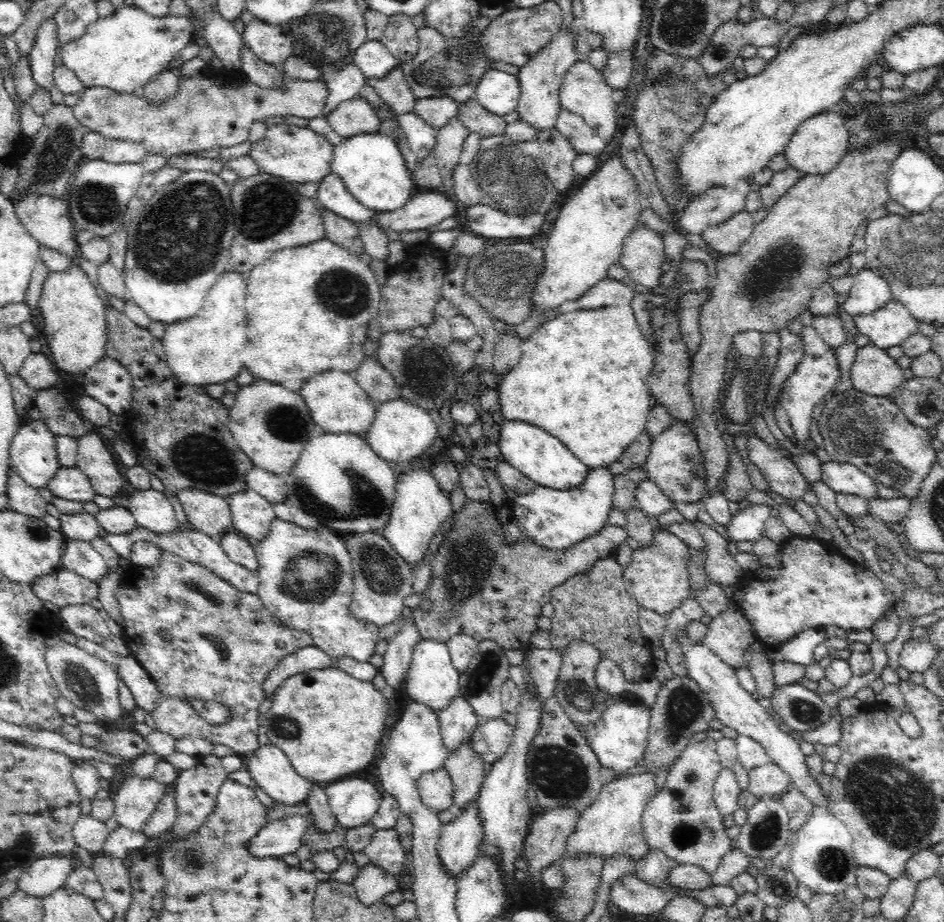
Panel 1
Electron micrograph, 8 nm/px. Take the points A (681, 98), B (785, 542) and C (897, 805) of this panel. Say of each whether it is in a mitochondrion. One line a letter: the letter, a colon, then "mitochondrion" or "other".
A: mitochondrion
B: other
C: mitochondrion

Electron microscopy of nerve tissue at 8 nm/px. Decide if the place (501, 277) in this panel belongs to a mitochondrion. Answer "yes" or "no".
yes

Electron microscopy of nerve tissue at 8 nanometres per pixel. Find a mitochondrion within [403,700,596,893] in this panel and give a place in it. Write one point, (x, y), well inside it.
(559, 772)

